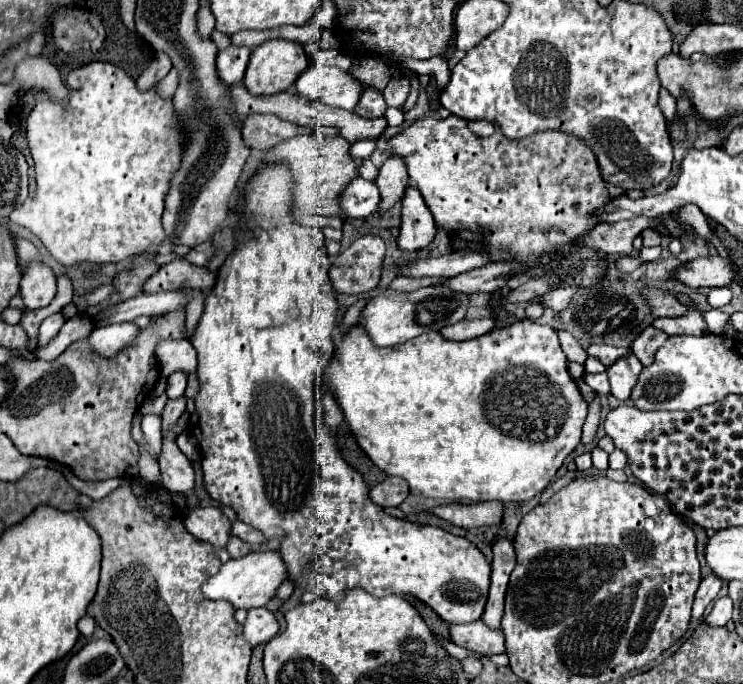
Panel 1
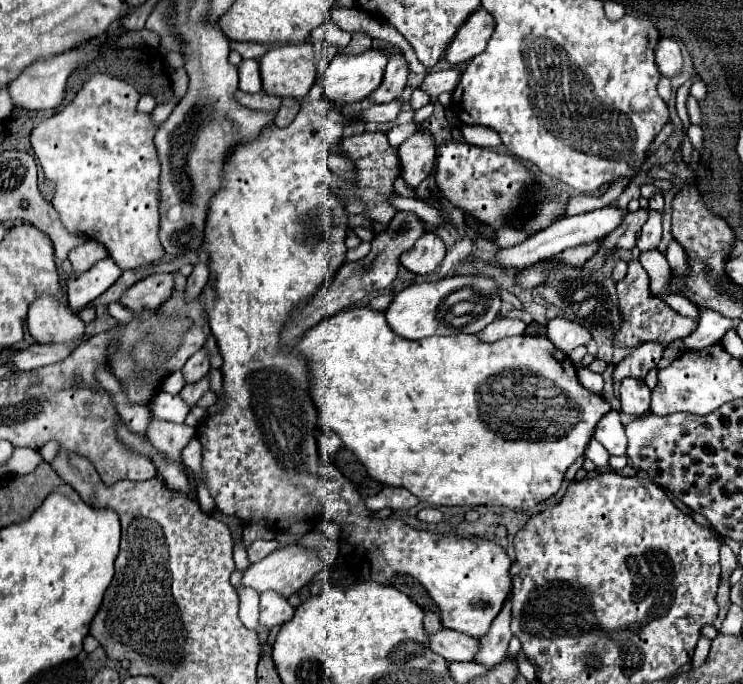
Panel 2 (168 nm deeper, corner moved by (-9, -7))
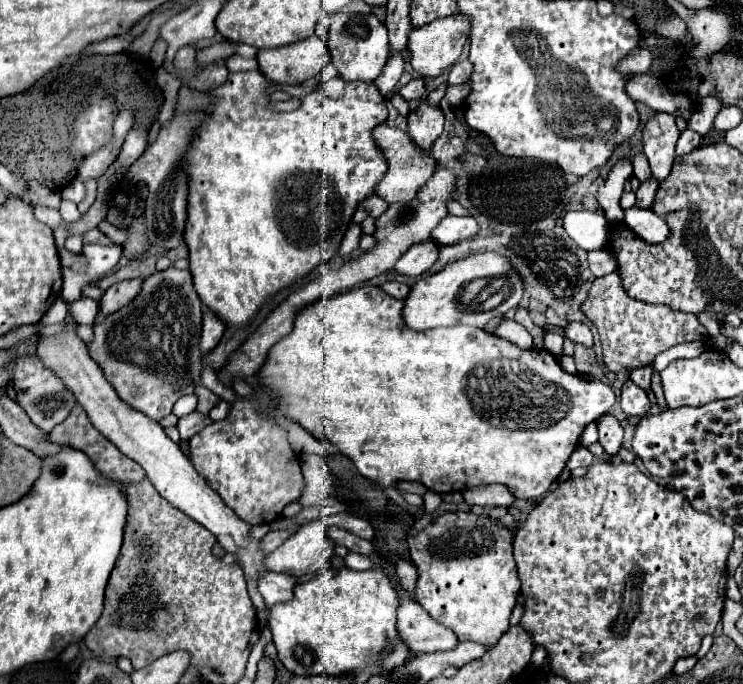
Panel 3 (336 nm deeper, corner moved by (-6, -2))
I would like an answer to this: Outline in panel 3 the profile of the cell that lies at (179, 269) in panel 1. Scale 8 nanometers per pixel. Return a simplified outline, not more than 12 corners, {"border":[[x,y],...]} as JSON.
{"border":[[142,278],[110,286],[100,300],[104,316],[138,296]]}

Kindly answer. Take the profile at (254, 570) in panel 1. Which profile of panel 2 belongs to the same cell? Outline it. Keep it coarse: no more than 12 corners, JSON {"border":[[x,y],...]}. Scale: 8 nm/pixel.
{"border":[[289,545],[247,567],[241,587],[289,599],[321,569]]}

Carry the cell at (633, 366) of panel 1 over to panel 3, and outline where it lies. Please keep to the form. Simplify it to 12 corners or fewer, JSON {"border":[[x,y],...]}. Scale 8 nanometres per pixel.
{"border":[[628,382],[620,406],[626,416],[646,416],[650,400],[642,388]]}

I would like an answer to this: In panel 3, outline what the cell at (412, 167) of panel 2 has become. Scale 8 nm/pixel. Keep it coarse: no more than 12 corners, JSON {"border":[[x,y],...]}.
{"border":[[420,98],[408,136],[428,150],[444,128],[440,106]]}

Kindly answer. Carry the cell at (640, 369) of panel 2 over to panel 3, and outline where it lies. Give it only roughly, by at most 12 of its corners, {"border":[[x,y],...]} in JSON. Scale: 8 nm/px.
{"border":[[642,366],[630,372],[630,378],[642,390],[650,390],[652,368]]}

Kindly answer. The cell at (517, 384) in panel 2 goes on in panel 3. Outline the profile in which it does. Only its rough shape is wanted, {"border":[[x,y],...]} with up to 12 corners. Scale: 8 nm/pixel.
{"border":[[352,288],[258,378],[382,486],[544,496],[608,384]]}

